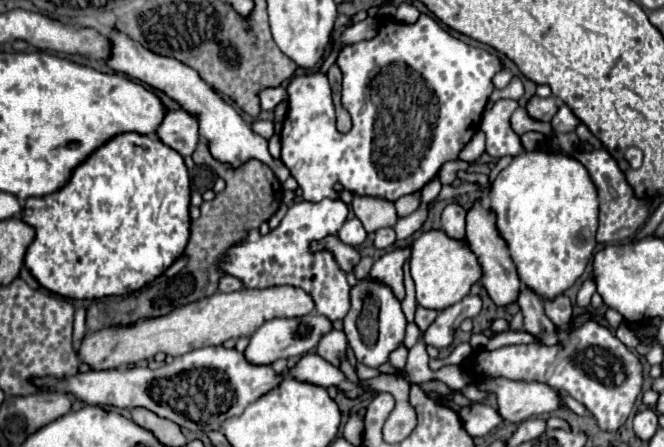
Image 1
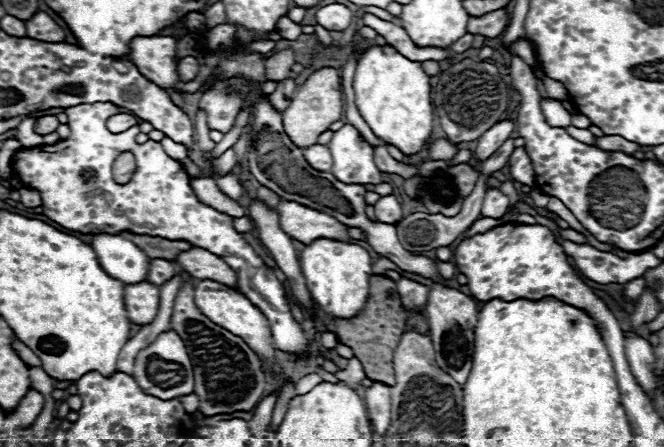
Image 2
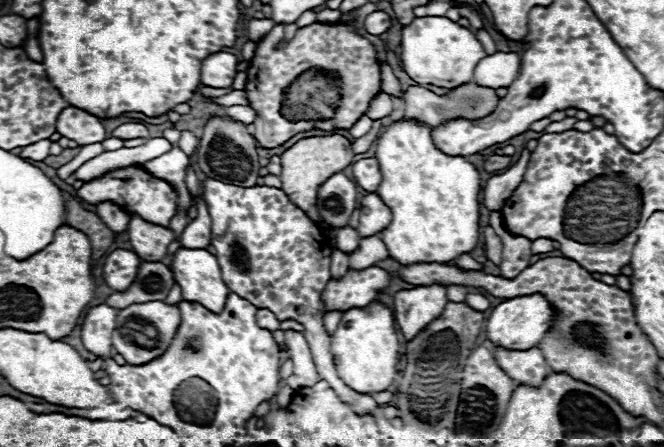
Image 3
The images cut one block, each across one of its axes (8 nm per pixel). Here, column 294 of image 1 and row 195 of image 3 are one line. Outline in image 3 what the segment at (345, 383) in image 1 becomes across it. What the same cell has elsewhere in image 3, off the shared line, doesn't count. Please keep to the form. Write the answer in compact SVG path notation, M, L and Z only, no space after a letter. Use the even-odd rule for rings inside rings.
M370 192L360 198L360 218L358 218L356 232L362 238L374 236L390 224L390 218L392 212L384 204L384 200L376 192Z

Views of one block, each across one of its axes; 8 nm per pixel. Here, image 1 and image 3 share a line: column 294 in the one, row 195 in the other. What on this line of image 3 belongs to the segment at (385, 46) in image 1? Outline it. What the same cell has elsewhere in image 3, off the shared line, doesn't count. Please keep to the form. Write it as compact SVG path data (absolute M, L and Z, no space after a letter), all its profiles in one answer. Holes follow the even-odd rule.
M126 166L120 170L110 170L100 178L84 182L84 186L78 188L76 196L92 206L98 206L100 202L116 202L122 210L138 214L146 222L156 222L158 226L168 226L172 216L178 212L178 192L166 180L148 174L142 166Z

